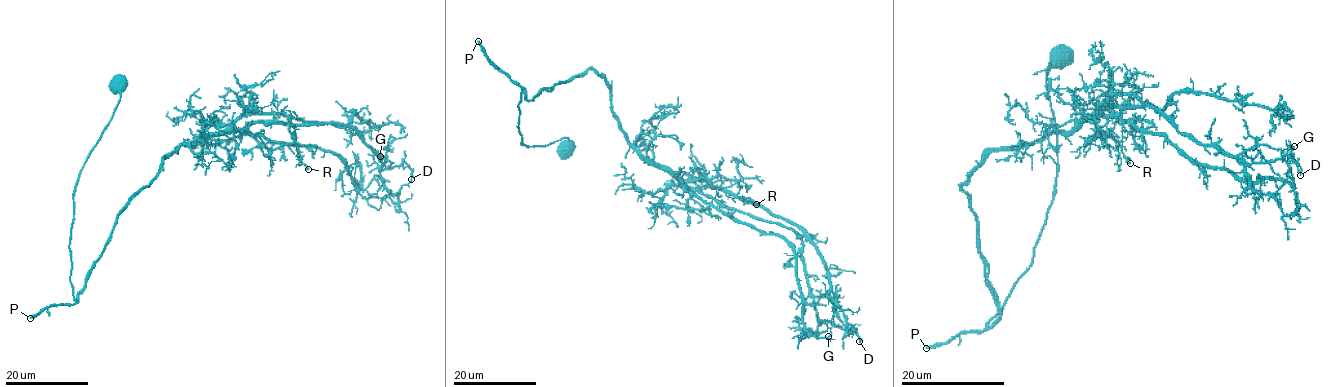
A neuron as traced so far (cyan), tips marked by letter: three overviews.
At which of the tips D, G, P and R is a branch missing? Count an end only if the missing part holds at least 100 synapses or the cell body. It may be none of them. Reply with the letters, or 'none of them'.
P

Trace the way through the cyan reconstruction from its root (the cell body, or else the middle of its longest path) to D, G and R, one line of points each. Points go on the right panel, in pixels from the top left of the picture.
D: (1060, 55), (1052, 203), (989, 326), (961, 186), (992, 152), (1153, 106), (1300, 175)
G: (1060, 55), (1052, 203), (989, 326), (961, 186), (992, 152), (1100, 105), (1153, 106), (1233, 155), (1294, 146)
R: (1060, 55), (1046, 81), (1052, 203), (989, 326), (999, 312), (968, 175), (1100, 105), (1119, 108), (1130, 163)

